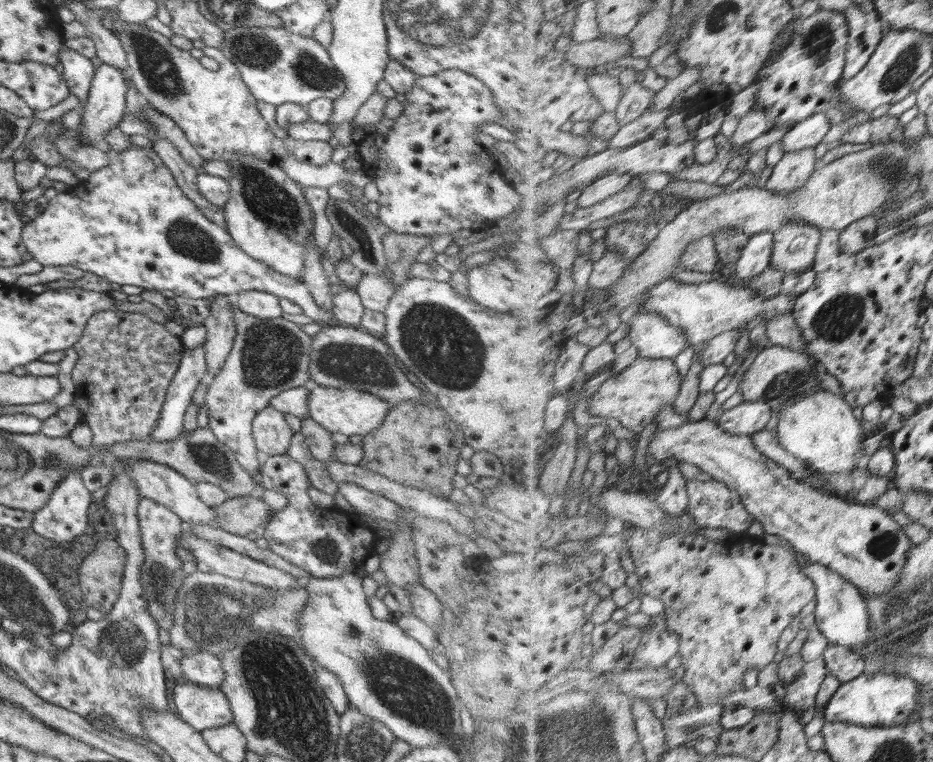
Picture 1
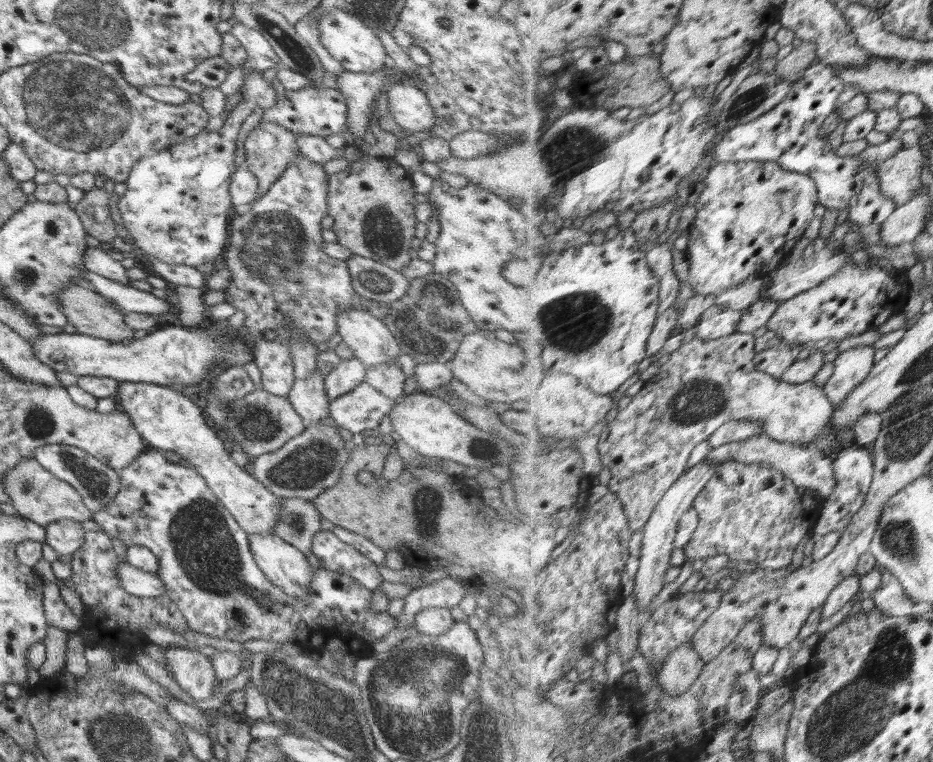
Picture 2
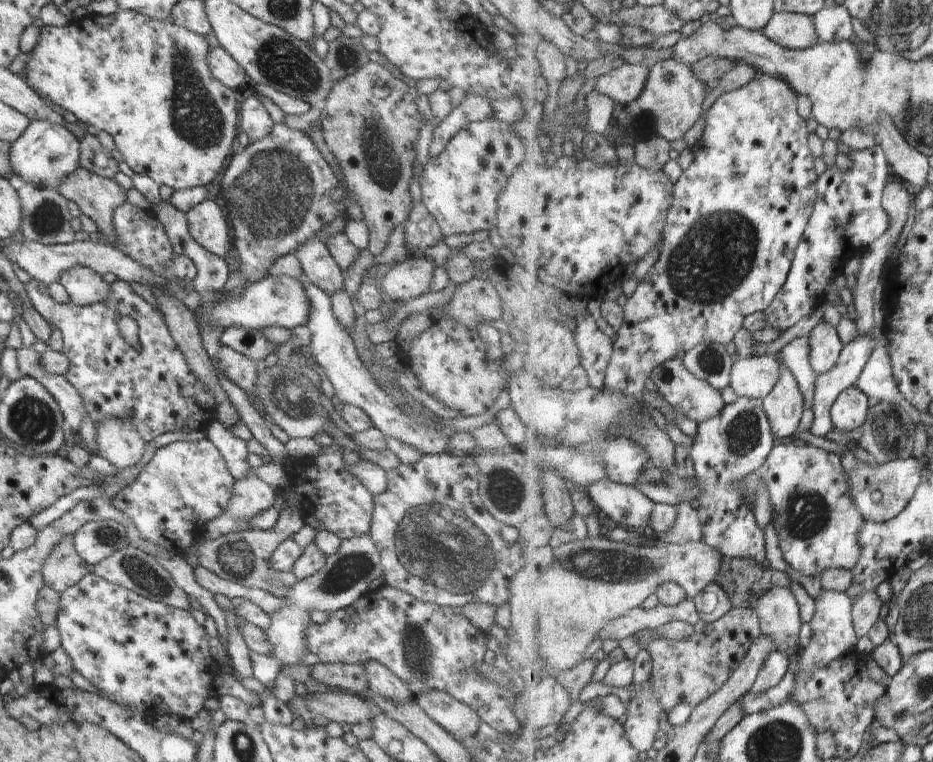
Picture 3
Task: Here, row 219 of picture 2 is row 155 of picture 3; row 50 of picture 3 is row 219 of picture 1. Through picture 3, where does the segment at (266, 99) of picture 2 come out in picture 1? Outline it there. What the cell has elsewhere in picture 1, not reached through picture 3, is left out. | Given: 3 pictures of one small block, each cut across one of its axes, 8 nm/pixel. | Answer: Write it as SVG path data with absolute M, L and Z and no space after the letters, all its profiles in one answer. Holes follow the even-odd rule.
M130 145L127 149L124 149L119 153L114 153L111 156L111 161L108 166L98 169L98 172L92 172L88 180L82 180L74 188L65 190L55 198L52 198L42 214L38 214L34 220L24 223L23 226L22 241L24 241L26 249L28 249L28 253L32 255L32 259L36 262L40 262L42 266L74 266L76 268L81 268L86 272L93 272L96 276L102 276L102 278L106 278L108 282L116 282L116 284L120 285L133 284L134 286L140 286L143 290L156 290L158 292L161 292L162 290L172 290L177 295L178 300L183 298L211 299L214 295L219 294L227 294L234 298L238 292L242 292L246 289L259 290L273 294L278 298L292 300L296 306L302 308L302 313L304 315L322 326L337 325L332 312L324 311L324 309L320 309L320 307L315 304L310 288L308 288L304 282L296 280L291 276L281 274L281 272L276 272L276 270L269 268L269 266L263 262L253 260L238 248L226 229L222 229L221 226L214 224L214 222L211 222L206 216L202 215L202 213L199 212L199 209L192 203L192 200L189 200L180 192L180 188L176 185L168 168L162 163L162 159L156 152L149 148Z

